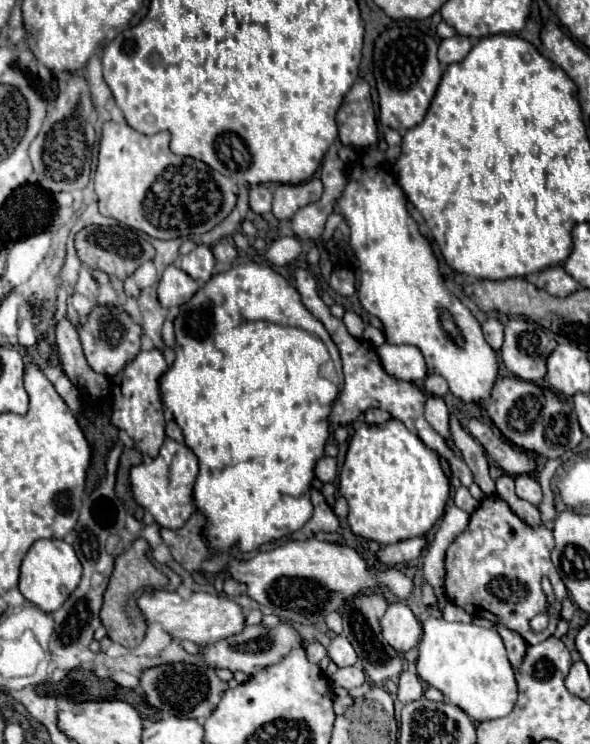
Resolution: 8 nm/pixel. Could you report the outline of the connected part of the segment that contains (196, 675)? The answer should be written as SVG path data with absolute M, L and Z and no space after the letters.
M172 662L172 664L160 664L160 666L152 666L144 670L140 676L140 688L144 690L146 700L154 708L164 710L176 718L194 718L202 722L214 712L216 704L220 702L222 694L228 688L228 682L220 680L216 670L210 666Z

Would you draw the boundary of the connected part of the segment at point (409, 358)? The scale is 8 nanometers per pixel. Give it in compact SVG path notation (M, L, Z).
M382 344L376 348L376 354L380 358L382 368L396 380L420 382L428 374L422 352L416 346Z

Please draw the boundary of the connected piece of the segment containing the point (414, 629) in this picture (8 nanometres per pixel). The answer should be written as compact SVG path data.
M390 604L382 618L382 636L398 652L408 652L422 638L422 624L406 604Z

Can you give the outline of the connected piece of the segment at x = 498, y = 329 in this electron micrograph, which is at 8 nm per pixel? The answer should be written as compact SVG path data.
M488 318L484 324L482 324L482 330L484 330L484 336L486 336L486 342L498 350L502 346L502 322L498 318Z

